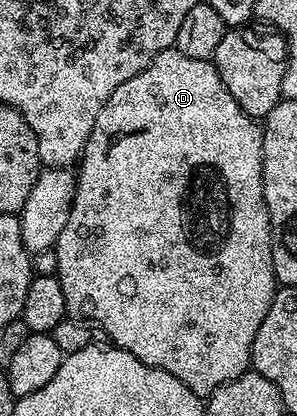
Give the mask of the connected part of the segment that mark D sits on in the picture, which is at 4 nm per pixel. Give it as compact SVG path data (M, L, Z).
M174 47L167 49L152 60L150 67L138 71L138 75L134 75L134 79L126 79L126 83L122 83L122 87L118 87L118 91L114 91L114 95L110 95L110 99L106 99L102 111L98 111L98 119L94 119L94 131L90 131L90 139L84 144L84 152L78 162L76 194L70 211L70 219L66 219L66 227L59 239L56 240L54 248L58 255L56 276L60 278L62 283L62 295L66 295L66 307L69 314L99 325L105 338L115 348L125 349L127 353L134 355L142 363L146 363L150 367L158 367L162 371L174 375L174 379L186 383L186 387L190 387L190 391L194 391L194 395L198 395L202 399L207 399L218 387L222 387L249 372L252 363L254 335L258 335L258 327L262 327L262 319L266 319L266 311L270 311L270 303L278 288L274 263L272 262L270 215L264 198L264 131L261 122L255 117L246 115L246 111L242 111L242 107L238 107L238 99L234 99L234 95L230 95L230 91L226 91L226 83L222 83L222 75L218 75L216 66L211 60L190 59L190 55L182 55L182 51L178 51Z

